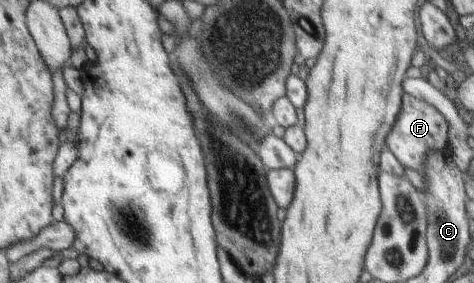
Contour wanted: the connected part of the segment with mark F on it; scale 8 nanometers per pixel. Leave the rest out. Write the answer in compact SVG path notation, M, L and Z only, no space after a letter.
M406 94L406 98L402 98L402 114L398 114L398 126L394 126L394 130L390 130L390 138L386 138L386 146L398 163L403 168L421 173L426 152L444 151L448 148L447 144L448 126L444 116L434 106Z

